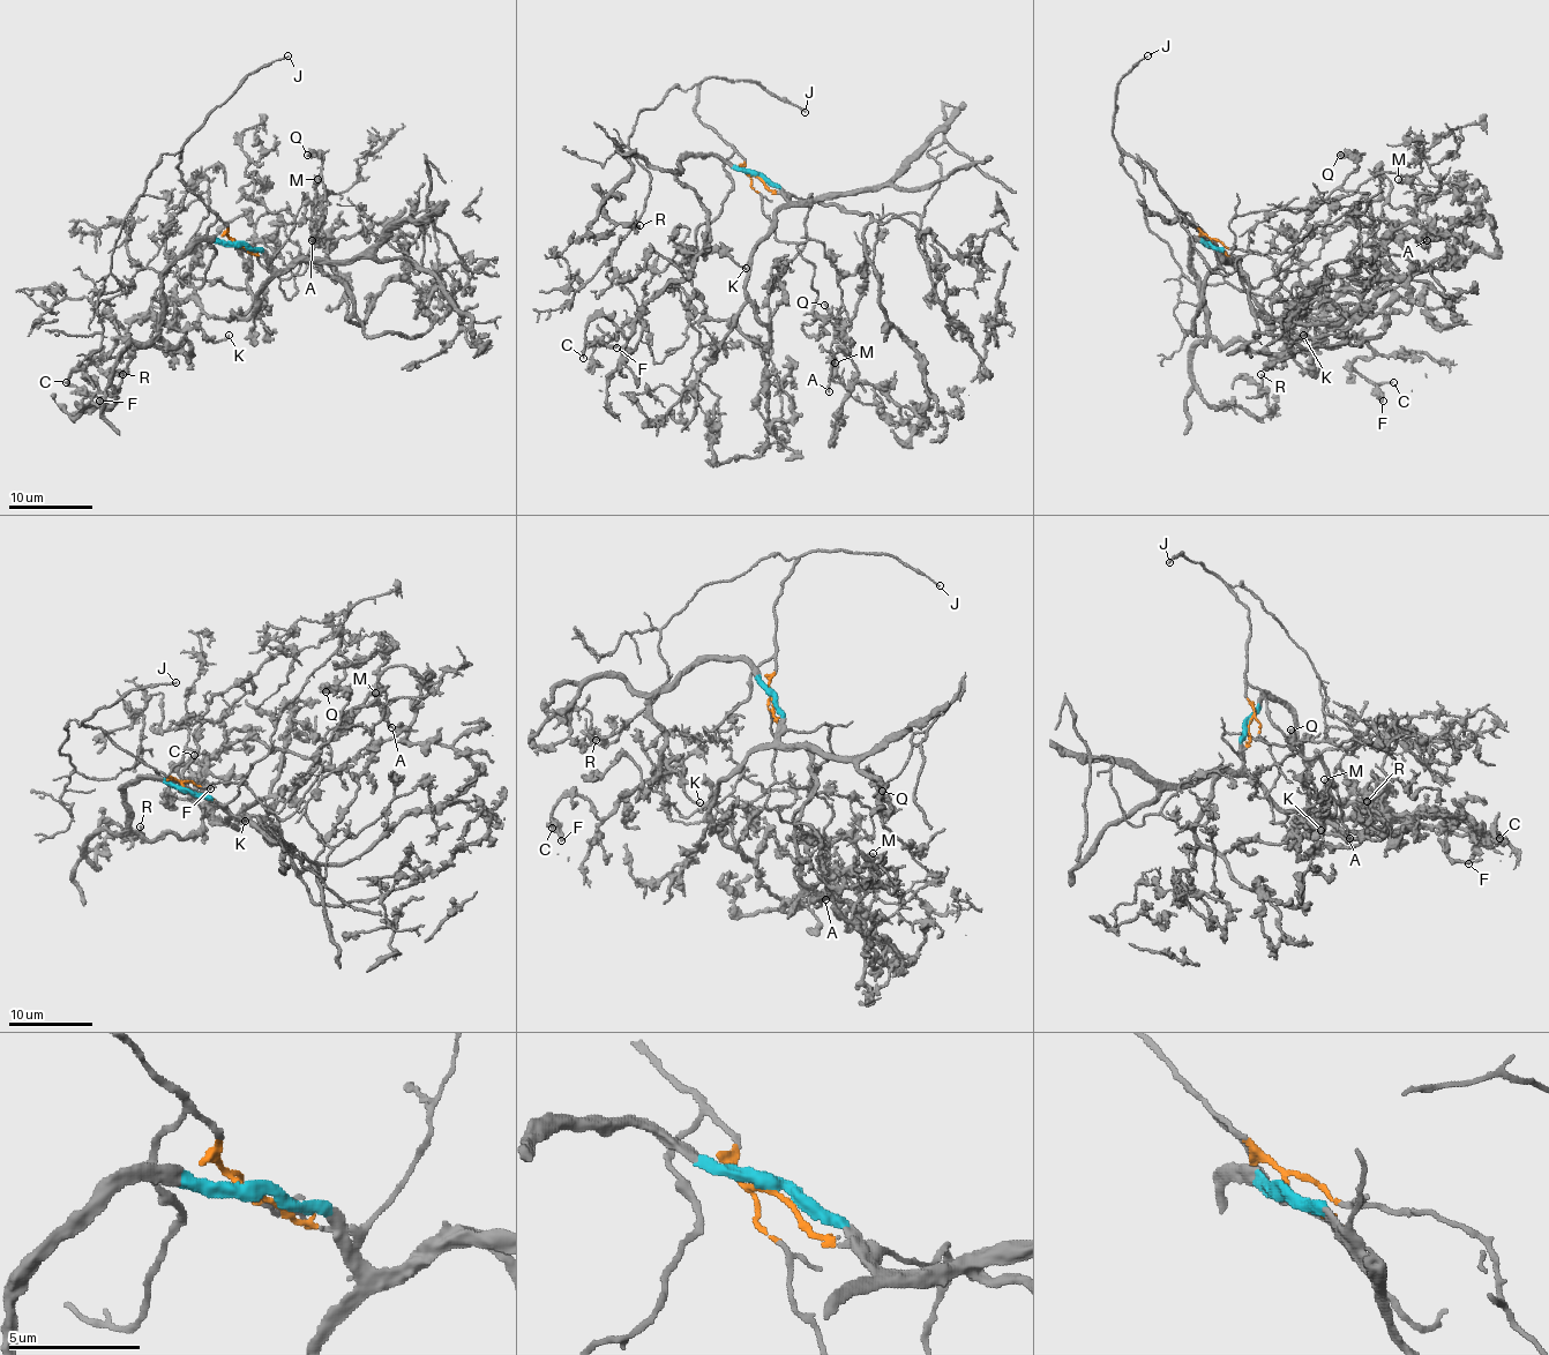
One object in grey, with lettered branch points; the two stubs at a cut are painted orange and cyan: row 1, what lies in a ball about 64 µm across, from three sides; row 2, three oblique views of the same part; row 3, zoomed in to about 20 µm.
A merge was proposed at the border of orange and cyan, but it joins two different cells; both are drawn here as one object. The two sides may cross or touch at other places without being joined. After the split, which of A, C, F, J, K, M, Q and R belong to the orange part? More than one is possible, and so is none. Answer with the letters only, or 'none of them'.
A, J, M, Q

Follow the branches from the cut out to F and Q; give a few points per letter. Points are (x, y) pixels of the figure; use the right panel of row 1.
F: (1212, 245), (1191, 242), (1191, 268), (1222, 345), (1308, 353), (1360, 338), (1372, 356), (1352, 367), (1383, 401)
Q: (1212, 245), (1256, 251), (1272, 259), (1279, 278), (1295, 234), (1354, 170), (1352, 155), (1339, 155)

